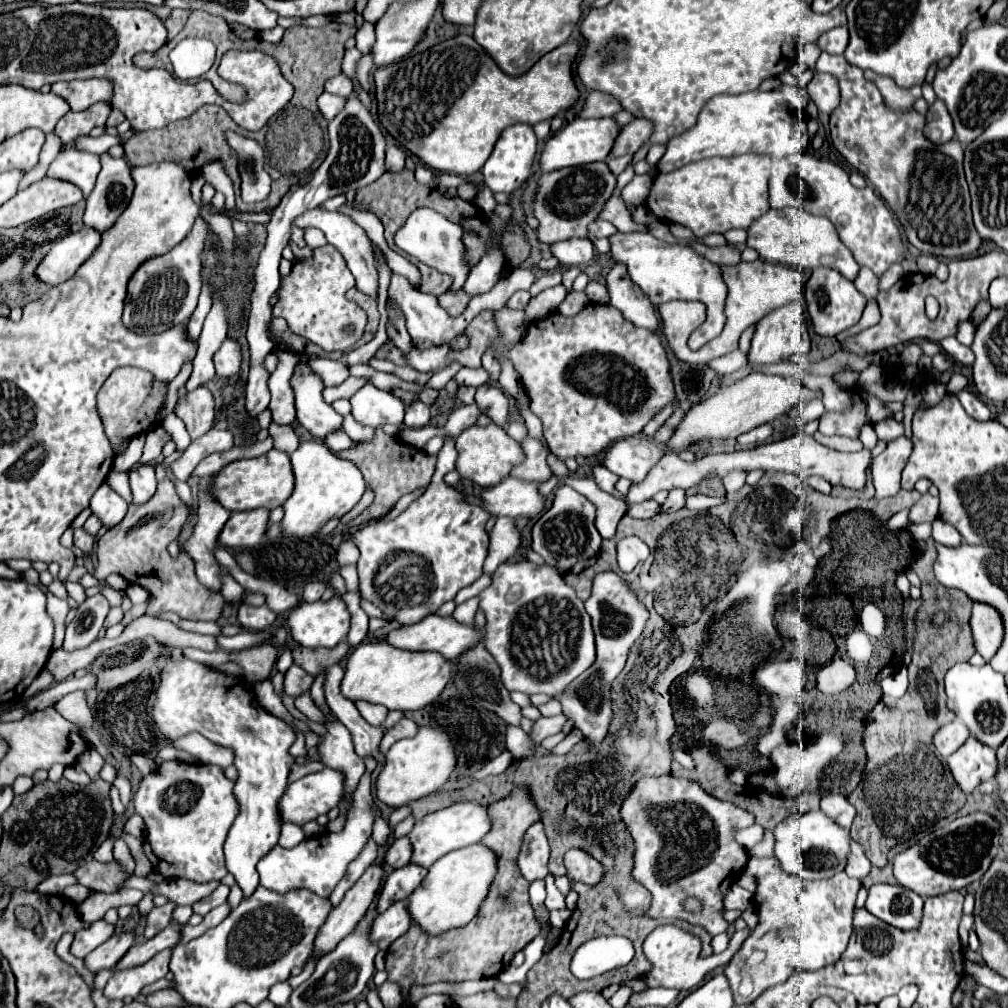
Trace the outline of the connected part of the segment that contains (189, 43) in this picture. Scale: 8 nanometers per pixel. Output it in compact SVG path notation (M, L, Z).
M184 39L170 53L174 75L180 79L202 77L212 67L214 57L216 47L208 39Z

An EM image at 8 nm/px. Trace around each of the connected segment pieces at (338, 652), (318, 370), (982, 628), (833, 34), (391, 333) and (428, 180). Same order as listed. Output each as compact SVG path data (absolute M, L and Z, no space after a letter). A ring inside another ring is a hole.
M342 641L334 649L306 649L302 645L296 645L296 647L292 647L292 659L306 673L318 675L320 669L342 661L348 655L348 651L350 651L350 647L346 645L346 641Z
M316 357L308 361L308 367L312 373L316 373L324 385L340 385L348 377L348 367L340 361L330 361Z
M974 603L970 625L974 631L972 635L976 643L976 653L980 653L988 661L998 651L1000 639L1004 635L1000 617L996 615L996 611L992 611L992 607Z
M834 27L834 29L826 31L818 39L818 45L822 51L826 51L830 55L842 55L846 45L848 45L848 29L846 27Z
M390 313L390 323L388 323L388 337L392 339L392 343L404 353L408 355L412 351L412 339L406 331L406 325L404 325L404 317L402 315L392 315Z
M419 163L416 165L415 178L422 184L432 185L433 187L437 186L434 171L431 171L430 168L426 167L423 164Z

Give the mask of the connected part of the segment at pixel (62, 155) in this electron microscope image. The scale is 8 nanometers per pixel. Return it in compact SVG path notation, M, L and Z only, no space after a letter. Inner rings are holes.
M73 140L63 146L57 158L50 165L48 175L76 183L86 197L92 191L96 175L100 171L100 159L98 155L78 151L75 144L76 140Z

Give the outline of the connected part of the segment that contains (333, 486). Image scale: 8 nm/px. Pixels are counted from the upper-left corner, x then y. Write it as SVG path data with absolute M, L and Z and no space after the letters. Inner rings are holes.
M306 441L290 455L296 487L290 499L284 503L282 531L284 535L306 537L322 529L322 525L332 517L342 517L348 513L362 497L366 483L362 473L348 461L334 455L322 441Z

